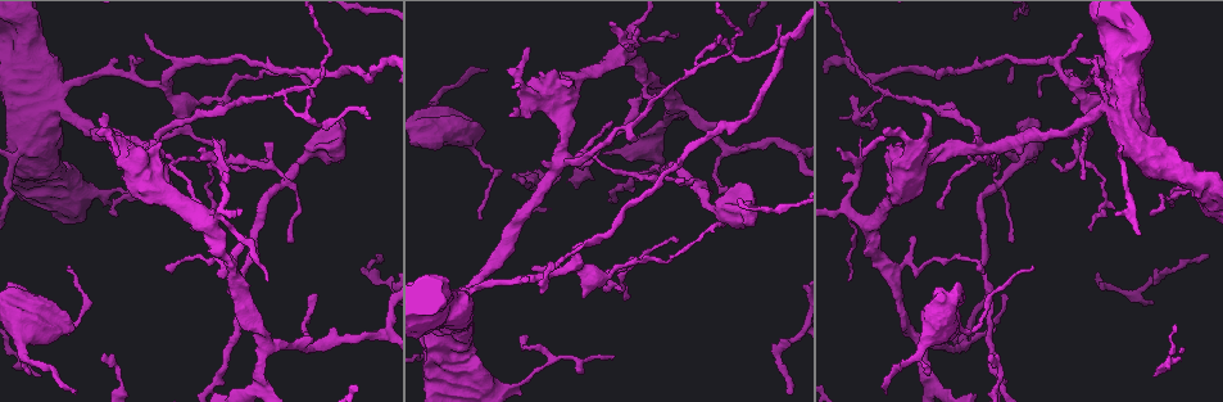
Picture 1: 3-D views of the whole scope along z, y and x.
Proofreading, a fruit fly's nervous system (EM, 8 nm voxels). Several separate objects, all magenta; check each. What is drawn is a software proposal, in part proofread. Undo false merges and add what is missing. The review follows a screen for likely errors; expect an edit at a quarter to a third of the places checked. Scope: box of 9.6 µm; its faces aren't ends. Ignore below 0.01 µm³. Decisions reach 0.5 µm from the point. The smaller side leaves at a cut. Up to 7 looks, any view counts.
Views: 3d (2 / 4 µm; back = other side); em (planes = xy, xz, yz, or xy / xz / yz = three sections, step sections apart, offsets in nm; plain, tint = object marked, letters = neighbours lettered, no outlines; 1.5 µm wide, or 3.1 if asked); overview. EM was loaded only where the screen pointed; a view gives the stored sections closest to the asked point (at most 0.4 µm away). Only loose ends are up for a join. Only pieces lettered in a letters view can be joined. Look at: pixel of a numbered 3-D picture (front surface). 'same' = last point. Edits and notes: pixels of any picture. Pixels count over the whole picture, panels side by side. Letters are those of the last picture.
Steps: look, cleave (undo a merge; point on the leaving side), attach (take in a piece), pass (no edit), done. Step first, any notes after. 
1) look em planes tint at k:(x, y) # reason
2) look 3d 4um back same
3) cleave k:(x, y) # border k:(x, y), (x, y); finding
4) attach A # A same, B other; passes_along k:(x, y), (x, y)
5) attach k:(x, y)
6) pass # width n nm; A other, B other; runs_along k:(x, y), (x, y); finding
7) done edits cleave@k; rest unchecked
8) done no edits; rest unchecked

look em planes letters at 1:(15, 158) # sudden change in width

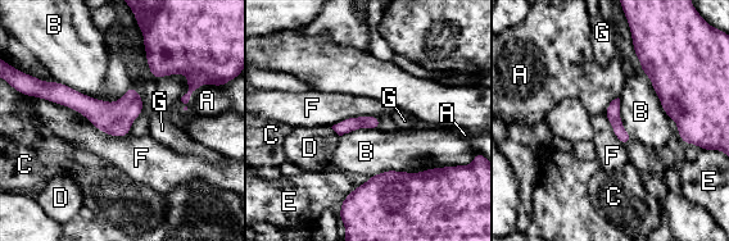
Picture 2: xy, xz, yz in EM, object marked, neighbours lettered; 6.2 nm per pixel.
pass # width 90 nm; A other, B other, C other, D other, E other, F other, G other; border 2:(36, 96), (128, 133); one cell here

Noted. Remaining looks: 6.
look em planes letters at 1:(915, 149) # three-way junction

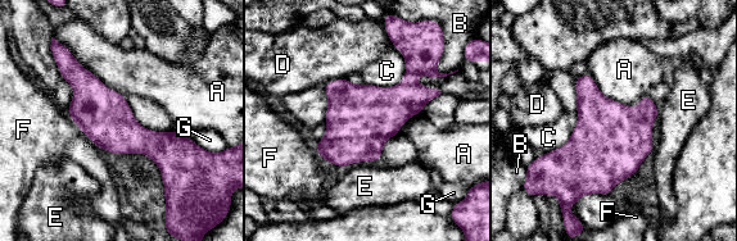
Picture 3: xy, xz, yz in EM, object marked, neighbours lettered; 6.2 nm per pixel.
pass # width 440 nm; A other, B other, C other, D other, E other, F other, G other; continuous, no second cell

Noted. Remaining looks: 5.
look 3d 2um at 1:(623, 47) # tapers out

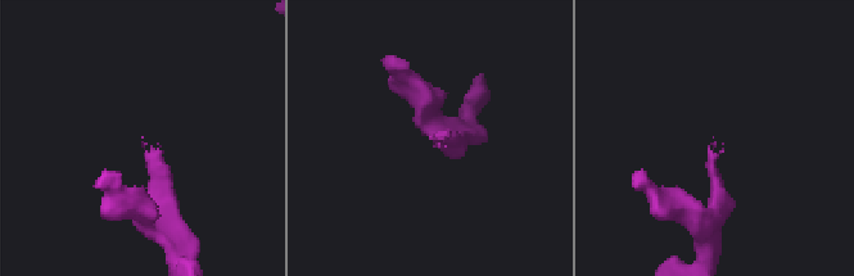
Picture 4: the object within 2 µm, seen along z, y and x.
look em planes letters at 4:(716, 144) # now the EM

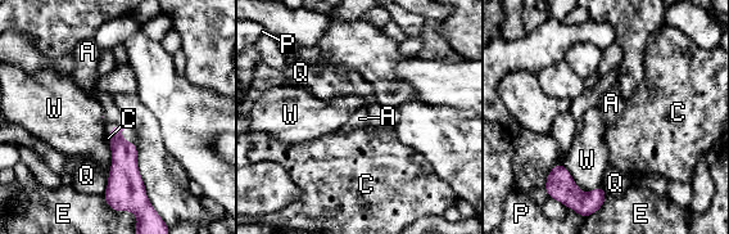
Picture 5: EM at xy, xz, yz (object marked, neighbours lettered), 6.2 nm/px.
attach A # A same, C other, E other, P other, Q other, W other; passes_along 5:(123, 166), (116, 127), (113, 117); it goes on there

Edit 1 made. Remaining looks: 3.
done edits attach@5; rest unchecked

